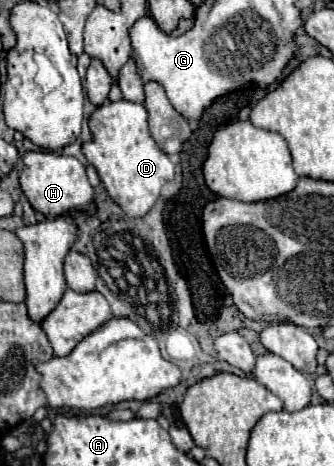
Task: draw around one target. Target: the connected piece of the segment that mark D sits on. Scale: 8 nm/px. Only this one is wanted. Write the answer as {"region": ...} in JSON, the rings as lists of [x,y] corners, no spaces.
{"region":[[[128,100],[104,102],[90,116],[88,126],[92,140],[82,144],[82,154],[98,170],[106,192],[114,198],[114,202],[118,202],[118,206],[122,206],[122,210],[126,210],[126,214],[146,214],[158,200],[162,186],[174,180],[176,168],[150,134],[148,110],[142,104]]]}

